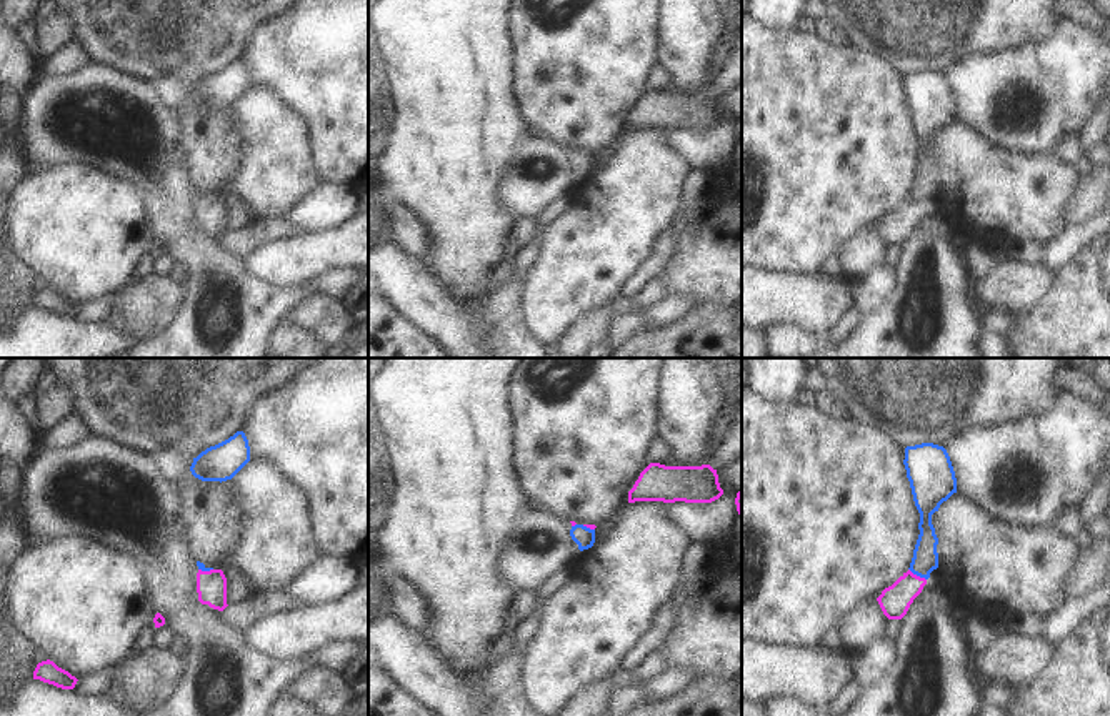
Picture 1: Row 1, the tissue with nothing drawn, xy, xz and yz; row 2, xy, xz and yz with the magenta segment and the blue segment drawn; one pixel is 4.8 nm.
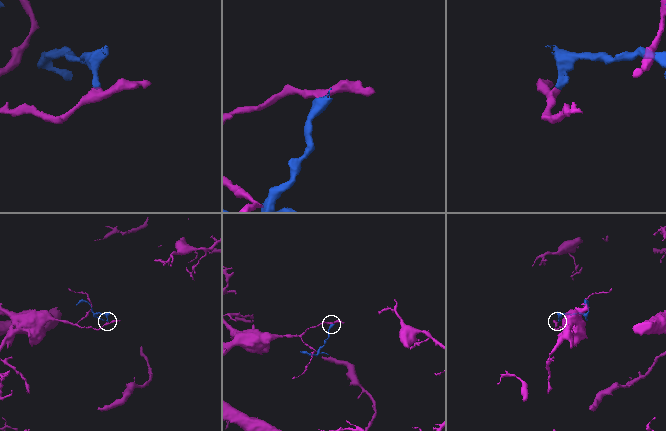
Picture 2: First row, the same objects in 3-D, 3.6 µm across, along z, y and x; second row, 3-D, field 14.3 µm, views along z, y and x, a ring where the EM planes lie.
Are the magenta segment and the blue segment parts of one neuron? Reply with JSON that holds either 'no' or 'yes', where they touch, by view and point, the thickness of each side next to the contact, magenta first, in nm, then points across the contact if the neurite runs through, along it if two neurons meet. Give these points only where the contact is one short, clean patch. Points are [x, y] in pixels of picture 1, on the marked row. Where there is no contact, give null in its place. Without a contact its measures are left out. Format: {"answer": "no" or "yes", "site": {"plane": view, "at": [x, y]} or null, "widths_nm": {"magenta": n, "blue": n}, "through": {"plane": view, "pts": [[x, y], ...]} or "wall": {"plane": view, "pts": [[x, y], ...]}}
{"answer": "yes", "site": {"plane": "yz", "at": [915, 575]}, "widths_nm": {"magenta": 150, "blue": 130}, "through": {"plane": "yz", "pts": [[895, 600], [912, 583], [915, 575], [925, 558]]}}

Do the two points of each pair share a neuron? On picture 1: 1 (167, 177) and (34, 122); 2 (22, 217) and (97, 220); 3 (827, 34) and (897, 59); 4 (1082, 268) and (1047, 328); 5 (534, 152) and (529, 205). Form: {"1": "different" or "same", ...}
{"1": "same", "2": "same", "3": "different", "4": "same", "5": "same"}

